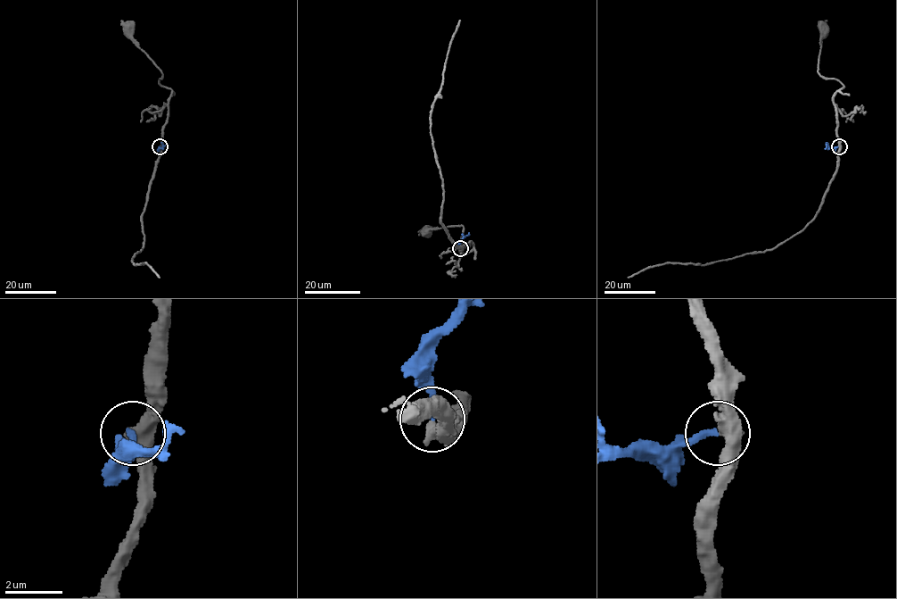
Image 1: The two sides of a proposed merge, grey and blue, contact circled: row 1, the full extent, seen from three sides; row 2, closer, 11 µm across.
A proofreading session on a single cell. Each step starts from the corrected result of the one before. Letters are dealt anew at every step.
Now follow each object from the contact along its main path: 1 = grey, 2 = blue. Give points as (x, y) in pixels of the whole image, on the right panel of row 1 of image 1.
1: (839, 146), (833, 98), (843, 86), (835, 79), (823, 78), (818, 71), (823, 26)
2: (839, 146), (829, 147), (827, 145), (824, 148)

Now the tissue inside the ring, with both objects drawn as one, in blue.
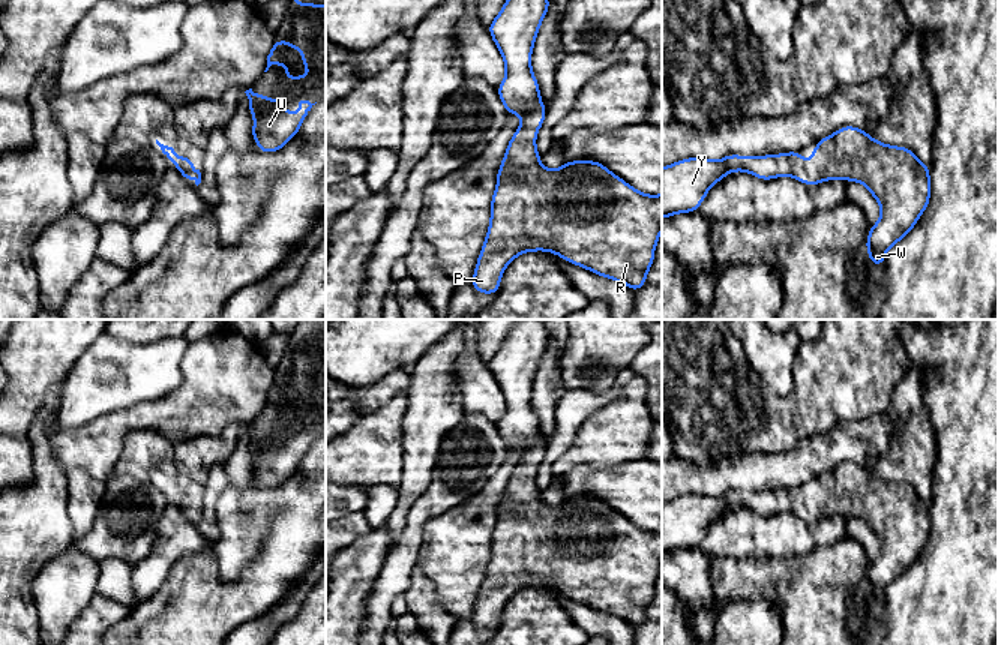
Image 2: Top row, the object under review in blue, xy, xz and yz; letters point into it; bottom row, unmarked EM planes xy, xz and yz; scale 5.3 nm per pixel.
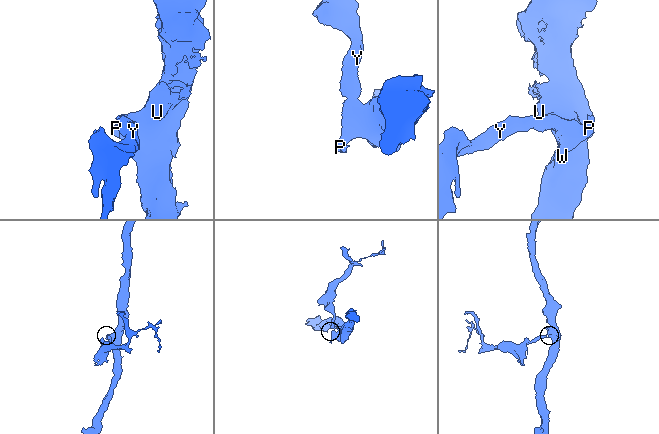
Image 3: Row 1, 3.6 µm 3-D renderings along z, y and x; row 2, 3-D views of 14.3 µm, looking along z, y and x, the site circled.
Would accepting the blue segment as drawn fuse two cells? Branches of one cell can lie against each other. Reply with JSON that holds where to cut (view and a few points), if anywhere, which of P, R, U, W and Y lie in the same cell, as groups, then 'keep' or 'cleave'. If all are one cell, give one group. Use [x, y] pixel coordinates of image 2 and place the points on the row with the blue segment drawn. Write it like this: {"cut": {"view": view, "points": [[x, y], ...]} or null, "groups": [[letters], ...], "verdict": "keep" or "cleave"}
{"cut": null, "groups": [["P", "R", "U", "W", "Y"]], "verdict": "keep"}

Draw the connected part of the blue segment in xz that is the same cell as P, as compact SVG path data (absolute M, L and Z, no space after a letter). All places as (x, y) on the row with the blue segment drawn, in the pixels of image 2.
M507 0L488 27L506 63L506 78L497 87L497 92L507 116L521 114L521 128L515 130L507 144L503 164L497 171L497 189L491 201L491 222L470 285L477 292L495 296L500 290L503 270L512 260L524 252L546 250L599 276L606 276L633 291L639 291L645 285L647 273L654 261L654 246L660 240L662 194L645 195L594 160L573 160L563 164L555 171L546 170L542 166L540 154L536 150L536 134L543 126L546 108L540 100L540 87L531 72L531 50L548 9L549 0Z

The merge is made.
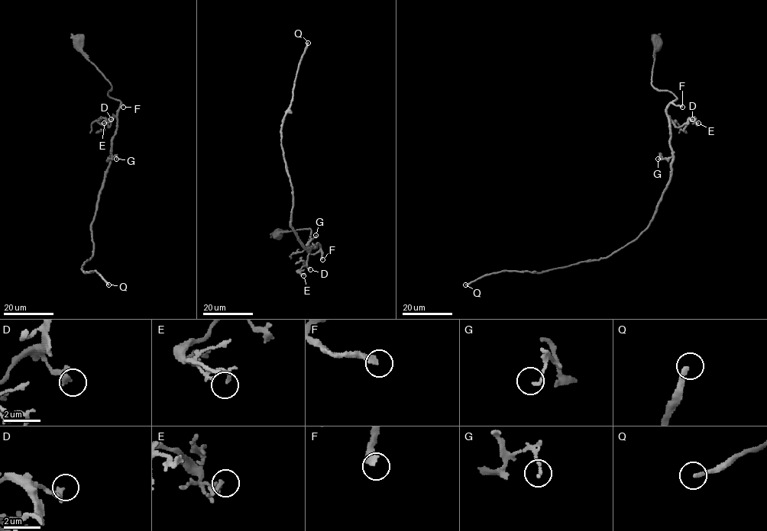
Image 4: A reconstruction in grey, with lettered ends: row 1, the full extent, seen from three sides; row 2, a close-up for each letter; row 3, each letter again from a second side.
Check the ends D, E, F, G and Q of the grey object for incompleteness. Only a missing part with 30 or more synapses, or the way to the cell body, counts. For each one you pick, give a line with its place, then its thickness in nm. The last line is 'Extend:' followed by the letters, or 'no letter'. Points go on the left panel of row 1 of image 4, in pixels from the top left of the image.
F: place (123, 107); calibre 320 nm
Q: place (108, 284); calibre 200 nm
Extend: F, Q

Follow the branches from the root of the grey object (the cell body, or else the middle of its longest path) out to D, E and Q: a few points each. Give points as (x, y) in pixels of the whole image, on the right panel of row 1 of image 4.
D: (656, 39), (652, 85), (658, 89), (670, 91), (677, 98), (666, 109), (666, 114), (677, 127), (692, 119)
E: (656, 39), (652, 85), (677, 98), (666, 114), (677, 127), (689, 118), (698, 123)
Q: (656, 39), (652, 85), (677, 98), (666, 109), (670, 177), (649, 225), (605, 258), (465, 284)

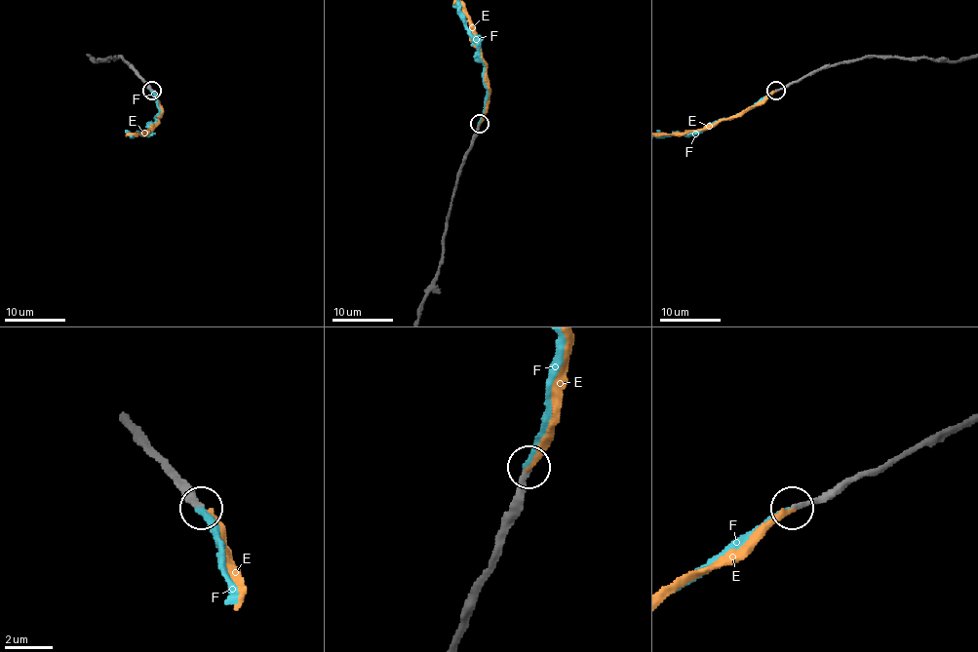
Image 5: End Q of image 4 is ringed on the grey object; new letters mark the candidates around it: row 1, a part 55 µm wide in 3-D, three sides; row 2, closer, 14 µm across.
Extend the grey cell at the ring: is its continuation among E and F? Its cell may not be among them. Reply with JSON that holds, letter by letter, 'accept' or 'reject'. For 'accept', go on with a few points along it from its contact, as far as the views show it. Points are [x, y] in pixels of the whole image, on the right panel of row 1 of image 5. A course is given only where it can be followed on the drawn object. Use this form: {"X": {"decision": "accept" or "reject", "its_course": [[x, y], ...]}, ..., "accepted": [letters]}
{"E": {"decision": "reject"}, "F": {"decision": "accept"}, "accepted": ["F"]}

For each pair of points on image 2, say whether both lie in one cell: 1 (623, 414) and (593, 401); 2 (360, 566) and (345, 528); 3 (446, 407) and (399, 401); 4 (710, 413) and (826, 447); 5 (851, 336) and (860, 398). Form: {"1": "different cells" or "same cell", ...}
{"1": "different cells", "2": "different cells", "3": "different cells", "4": "different cells", "5": "same cell"}

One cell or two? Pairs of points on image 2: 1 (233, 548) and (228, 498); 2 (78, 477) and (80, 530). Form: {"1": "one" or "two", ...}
{"1": "one", "2": "one"}

